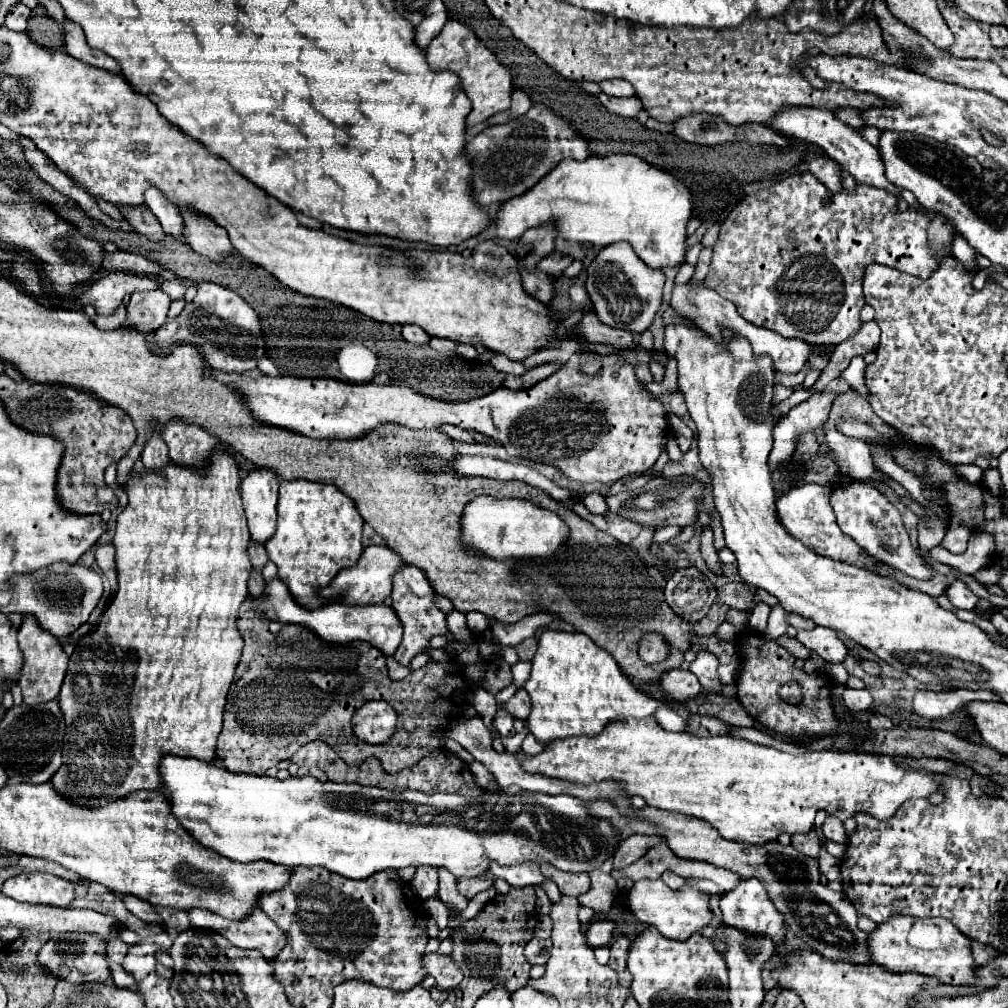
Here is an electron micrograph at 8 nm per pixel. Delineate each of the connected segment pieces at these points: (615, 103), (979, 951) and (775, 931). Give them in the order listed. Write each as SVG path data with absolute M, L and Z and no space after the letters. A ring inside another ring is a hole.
M599 93L599 101L613 113L621 115L621 117L637 117L639 111L643 109L643 103L639 103L637 97L627 97L627 99L617 99L617 97L609 97L605 93Z
M973 941L973 959L977 965L987 965L993 957L997 957L997 951L991 945Z
M743 879L735 891L721 897L719 905L721 905L725 925L739 929L747 935L771 937L775 945L785 941L785 917L783 917L783 913L775 911L775 905L771 903L771 899L767 899L765 887L757 879Z

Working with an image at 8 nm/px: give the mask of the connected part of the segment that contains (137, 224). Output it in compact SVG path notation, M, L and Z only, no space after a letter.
M123 207L121 213L131 223L131 227L137 233L145 235L147 239L151 239L151 241L163 241L165 239L165 233L159 227L159 221L155 219L155 215L149 209L143 209L143 207Z

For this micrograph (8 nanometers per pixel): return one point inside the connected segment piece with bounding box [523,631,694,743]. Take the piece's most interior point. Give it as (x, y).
(576, 688)

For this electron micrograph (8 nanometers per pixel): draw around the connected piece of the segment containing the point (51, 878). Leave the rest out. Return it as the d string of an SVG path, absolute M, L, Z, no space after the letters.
M23 873L5 881L3 895L21 903L69 907L75 899L75 889L69 881L51 873Z

